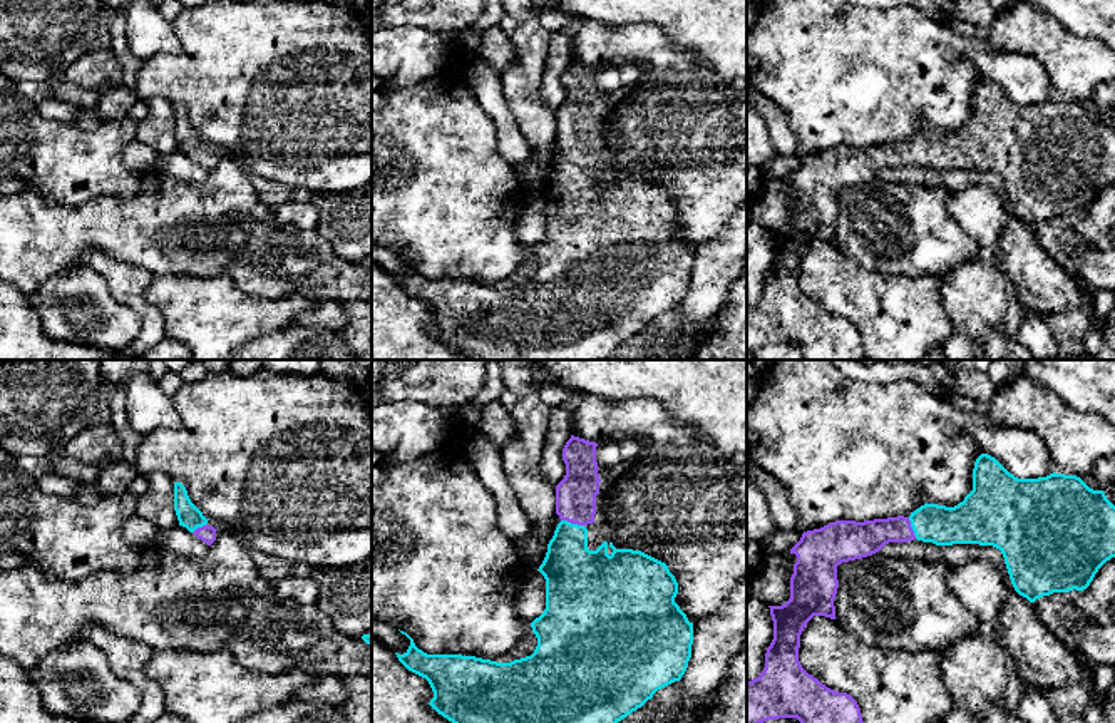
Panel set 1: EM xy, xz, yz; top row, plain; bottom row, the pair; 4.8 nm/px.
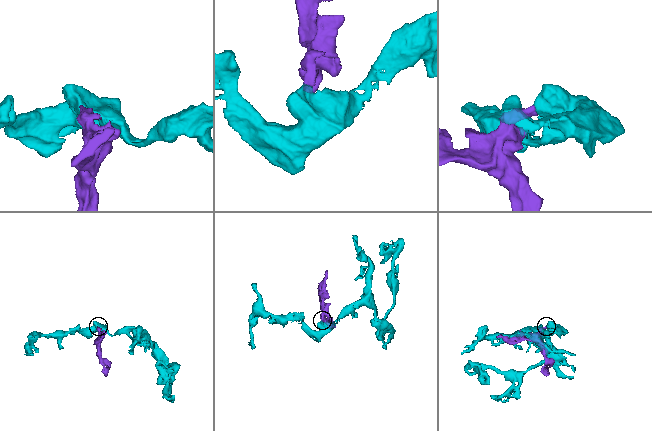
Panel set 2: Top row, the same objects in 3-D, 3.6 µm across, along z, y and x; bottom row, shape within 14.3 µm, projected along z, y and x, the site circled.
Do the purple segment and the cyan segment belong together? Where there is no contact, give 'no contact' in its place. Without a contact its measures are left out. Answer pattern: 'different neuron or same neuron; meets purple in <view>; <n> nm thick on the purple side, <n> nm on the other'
same neuron; meets purple in xz; 190 nm thick on the purple side, 280 nm on the other

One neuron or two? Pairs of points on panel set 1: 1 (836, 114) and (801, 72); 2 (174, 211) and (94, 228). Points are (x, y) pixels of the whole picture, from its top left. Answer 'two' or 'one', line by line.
1: one
2: one

